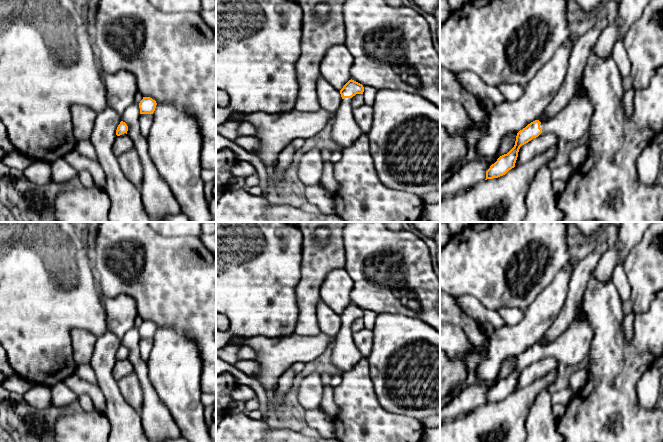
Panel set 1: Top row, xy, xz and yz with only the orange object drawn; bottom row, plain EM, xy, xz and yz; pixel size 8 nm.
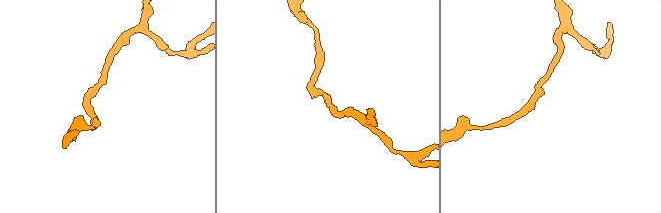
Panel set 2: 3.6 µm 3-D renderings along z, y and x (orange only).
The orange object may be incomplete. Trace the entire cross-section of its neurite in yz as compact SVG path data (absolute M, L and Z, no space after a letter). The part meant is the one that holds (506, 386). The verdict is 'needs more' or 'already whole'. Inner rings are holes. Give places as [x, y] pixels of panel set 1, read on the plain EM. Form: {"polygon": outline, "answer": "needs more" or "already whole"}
{"polygon": "M586 313L583 319L575 317L566 331L554 342L542 347L535 344L520 354L517 357L514 371L490 390L486 395L485 404L503 400L514 392L520 371L541 357L553 356L558 364L564 364L566 367L577 365L586 360L592 339L593 328Z", "answer": "needs more"}

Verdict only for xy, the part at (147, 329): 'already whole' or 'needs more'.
already whole

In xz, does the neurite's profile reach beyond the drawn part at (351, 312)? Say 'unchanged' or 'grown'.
grown

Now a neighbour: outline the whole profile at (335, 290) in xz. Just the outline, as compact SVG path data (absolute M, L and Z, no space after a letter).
M336 268L324 278L319 296L334 312L340 315L351 304L350 293L354 282L345 268Z

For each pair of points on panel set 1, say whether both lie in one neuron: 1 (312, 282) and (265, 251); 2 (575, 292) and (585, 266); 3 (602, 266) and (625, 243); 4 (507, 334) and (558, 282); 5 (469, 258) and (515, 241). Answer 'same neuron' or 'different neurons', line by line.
1: different neurons
2: same neuron
3: same neuron
4: same neuron
5: same neuron

